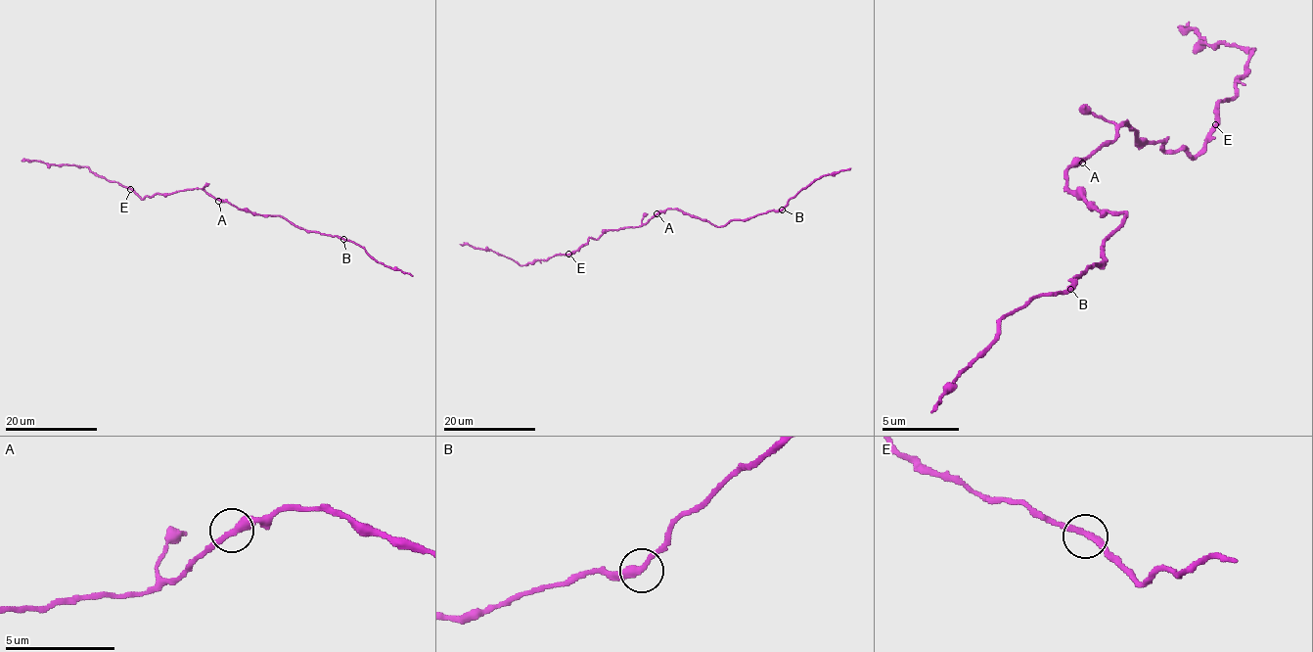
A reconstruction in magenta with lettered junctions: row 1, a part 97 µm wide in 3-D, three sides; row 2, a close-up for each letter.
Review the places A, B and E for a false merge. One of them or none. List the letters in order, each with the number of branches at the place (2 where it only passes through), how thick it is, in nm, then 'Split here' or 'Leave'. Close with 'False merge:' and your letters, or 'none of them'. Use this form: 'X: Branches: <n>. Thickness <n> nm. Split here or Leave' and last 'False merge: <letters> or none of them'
A: Branches: 2. Thickness 320 nm. Leave
B: Branches: 2. Thickness 320 nm. Leave
E: Branches: 2. Thickness 300 nm. Leave
False merge: none of them

